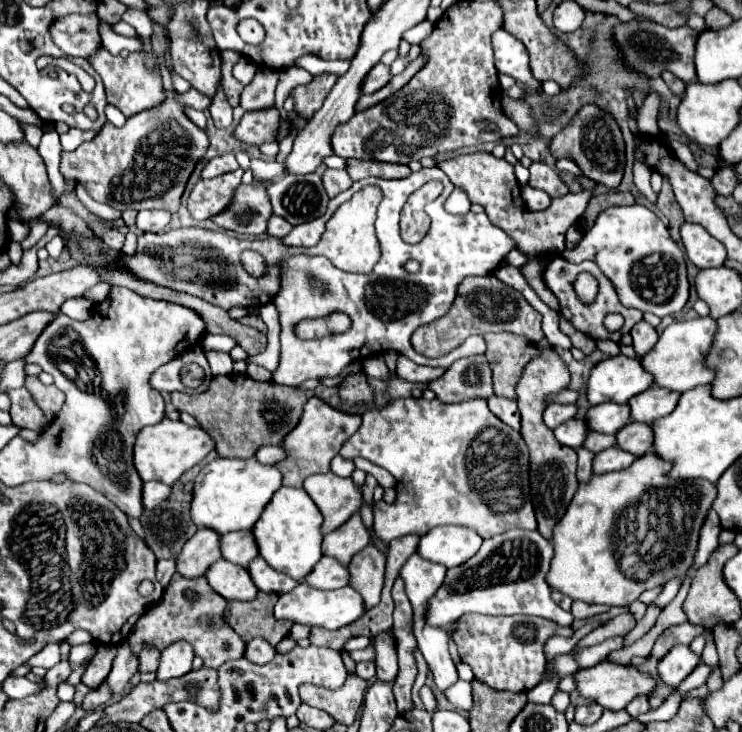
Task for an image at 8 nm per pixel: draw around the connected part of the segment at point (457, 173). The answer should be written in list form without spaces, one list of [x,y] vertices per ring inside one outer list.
[[[474,152],[466,156],[458,156],[446,162],[440,162],[438,168],[446,172],[450,182],[454,186],[460,186],[468,192],[472,204],[482,204],[486,208],[486,214],[494,226],[504,230],[516,244],[518,250],[528,254],[530,258],[546,256],[546,254],[562,254],[564,252],[564,236],[568,228],[582,216],[586,210],[586,204],[592,196],[590,190],[578,192],[578,194],[566,194],[562,198],[552,200],[552,206],[544,212],[532,212],[528,214],[528,208],[524,206],[524,200],[520,198],[520,186],[514,176],[514,166],[510,166],[504,158],[496,158],[490,152]]]

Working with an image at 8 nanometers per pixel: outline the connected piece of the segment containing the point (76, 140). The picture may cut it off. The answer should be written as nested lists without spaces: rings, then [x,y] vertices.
[[[72,128],[68,134],[61,134],[60,136],[60,144],[64,151],[74,151],[82,142],[88,142],[88,140],[92,140],[94,136],[98,136],[98,130],[76,130],[76,128]]]

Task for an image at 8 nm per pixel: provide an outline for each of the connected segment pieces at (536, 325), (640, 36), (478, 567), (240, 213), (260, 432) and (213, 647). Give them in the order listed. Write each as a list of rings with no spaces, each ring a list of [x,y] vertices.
[[[494,274],[482,276],[482,278],[474,276],[474,278],[466,278],[460,284],[456,302],[452,304],[452,310],[444,318],[438,318],[426,326],[420,326],[414,332],[412,346],[416,352],[428,358],[438,358],[448,354],[448,350],[454,350],[456,346],[460,346],[472,334],[510,332],[510,334],[520,334],[530,342],[538,342],[540,338],[544,338],[540,322],[542,322],[540,312],[536,312],[518,290],[506,286]]]
[[[618,22],[616,26],[616,42],[622,48],[626,62],[648,76],[660,76],[664,70],[670,70],[674,76],[678,76],[682,82],[698,82],[696,68],[694,68],[694,50],[696,50],[696,38],[698,34],[690,26],[682,28],[664,28],[654,22]]]
[[[508,530],[500,536],[484,540],[476,556],[472,556],[462,566],[450,568],[444,584],[428,604],[426,622],[432,626],[448,626],[456,618],[468,612],[478,614],[530,614],[548,618],[560,626],[572,624],[572,614],[562,610],[550,598],[550,586],[546,584],[546,574],[550,570],[550,560],[554,548],[540,532],[528,530]]]
[[[252,182],[238,186],[236,202],[232,202],[232,206],[220,214],[220,218],[212,218],[212,222],[236,234],[262,236],[266,234],[270,216],[272,204],[266,192],[266,182]]]
[[[246,374],[214,376],[202,394],[174,392],[172,404],[180,412],[192,414],[216,442],[216,452],[224,458],[250,458],[260,446],[280,446],[282,440],[298,426],[302,408],[314,390],[300,390],[276,382],[258,382]]]
[[[174,574],[162,596],[162,602],[154,608],[148,608],[146,614],[140,616],[132,628],[132,634],[128,634],[128,642],[132,644],[132,650],[140,654],[144,644],[154,644],[158,650],[164,650],[162,646],[168,646],[170,642],[186,640],[194,646],[196,656],[202,656],[206,668],[220,668],[228,660],[242,658],[246,648],[246,642],[224,620],[224,610],[226,600],[210,588],[206,576],[184,578]]]

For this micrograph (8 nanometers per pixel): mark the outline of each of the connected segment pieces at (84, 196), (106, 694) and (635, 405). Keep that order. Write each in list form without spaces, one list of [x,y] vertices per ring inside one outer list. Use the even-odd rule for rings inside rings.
[[[81,184],[76,185],[75,189],[76,195],[80,201],[90,211],[107,220],[116,220],[121,218],[121,211],[112,208],[112,206],[108,206],[108,204],[102,204],[94,201]]]
[[[104,682],[102,686],[98,686],[96,690],[92,690],[92,692],[88,692],[88,694],[86,694],[82,708],[84,708],[86,712],[92,712],[92,710],[100,708],[102,704],[110,702],[110,698],[112,698],[112,690],[110,690],[110,686]]]
[[[652,386],[646,392],[640,392],[634,398],[630,398],[628,404],[632,408],[632,420],[652,424],[654,420],[670,414],[676,408],[678,400],[680,400],[678,392]]]

